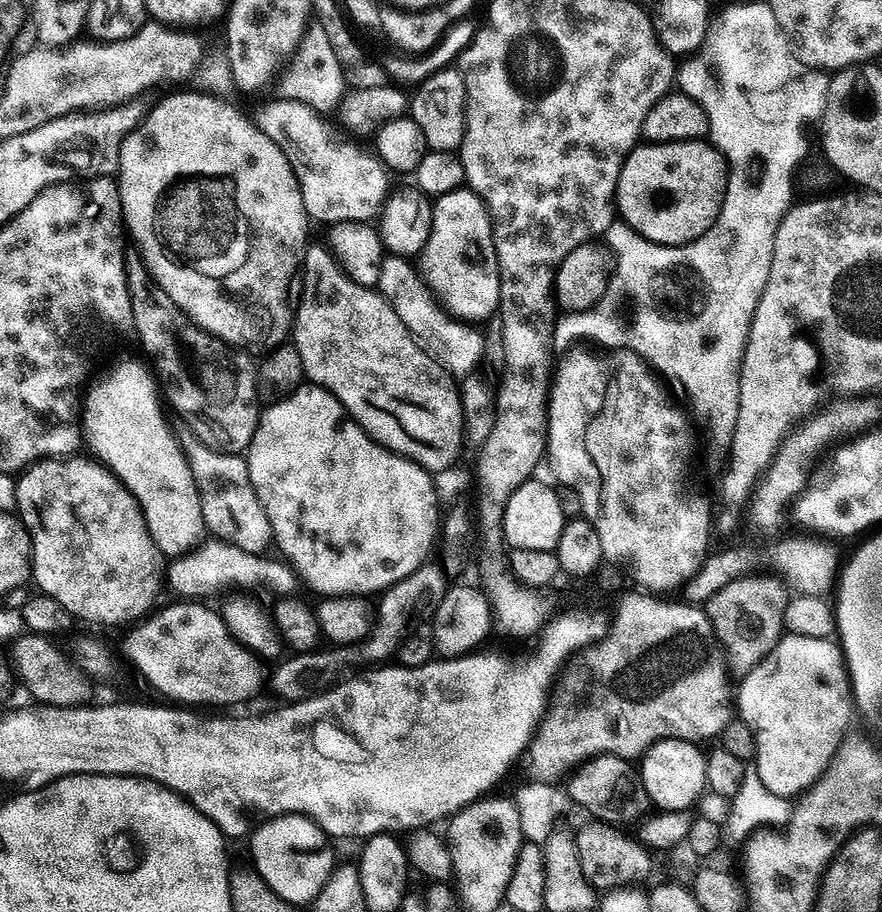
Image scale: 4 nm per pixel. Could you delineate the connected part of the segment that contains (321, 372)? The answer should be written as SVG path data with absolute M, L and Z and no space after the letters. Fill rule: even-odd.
M312 242L304 249L302 280L303 276L304 289L300 292L300 304L298 300L294 308L290 340L296 345L298 354L302 354L305 377L334 394L371 440L374 440L374 434L367 430L370 428L370 406L400 410L404 426L410 426L406 420L410 420L408 412L412 412L412 408L406 410L404 404L392 402L390 382L398 384L396 388L400 388L402 382L426 384L426 390L430 392L420 398L420 402L442 402L442 410L448 410L448 440L442 440L436 426L436 438L430 438L434 450L428 450L424 458L418 458L416 465L433 474L446 470L446 462L455 465L462 455L456 442L466 442L464 436L458 436L464 434L464 415L457 381L419 348L415 337L408 332L387 298L381 296L376 288L367 288L351 280L327 247L320 245L319 248L316 242ZM446 444L448 454L442 450Z

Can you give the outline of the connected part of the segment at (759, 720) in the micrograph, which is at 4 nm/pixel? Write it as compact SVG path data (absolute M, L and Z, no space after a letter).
M781 635L770 654L754 665L739 683L740 693L737 696L735 693L734 708L739 719L744 720L754 734L754 767L758 778L762 778L762 786L779 796L799 797L832 761L833 754L849 731L848 719L854 715L849 672L840 644L832 638Z

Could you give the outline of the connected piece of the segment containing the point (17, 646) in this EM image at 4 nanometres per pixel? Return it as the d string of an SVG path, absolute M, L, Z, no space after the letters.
M24 634L11 645L13 648L10 649L10 660L19 683L21 680L28 687L33 701L42 704L53 704L59 708L78 708L87 705L93 699L93 681L65 649L63 652L58 645L52 643L56 642L47 636Z

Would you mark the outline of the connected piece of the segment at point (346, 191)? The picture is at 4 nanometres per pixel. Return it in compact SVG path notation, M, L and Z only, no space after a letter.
M275 98L268 100L257 112L254 112L254 119L257 128L270 138L286 154L294 174L298 178L298 186L302 190L302 202L306 206L309 217L313 221L321 220L324 226L331 226L338 222L368 222L379 217L380 209L390 194L388 179L390 173L379 159L371 151L363 152L354 144L343 144L335 140L327 126L324 125L325 117L315 112L310 106L306 106L297 100L285 100Z

